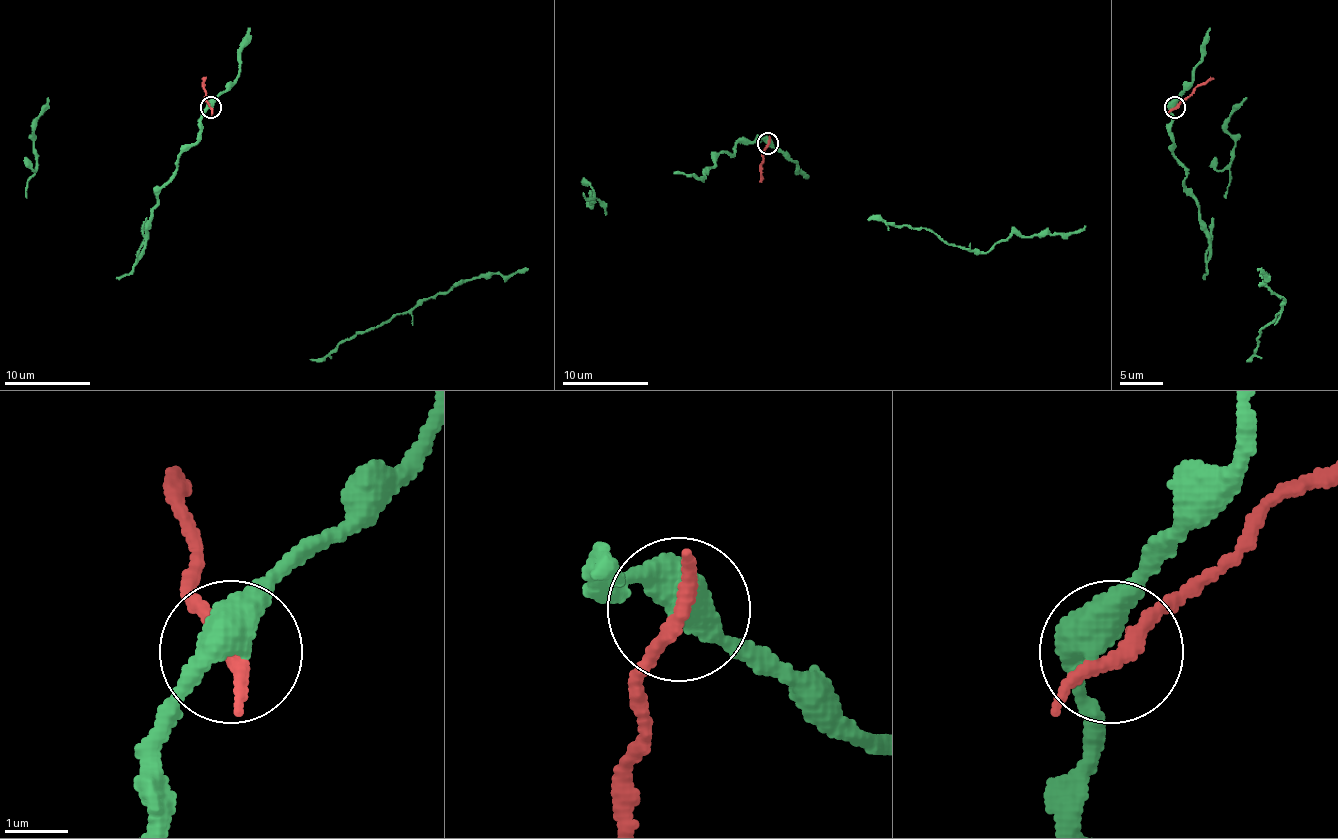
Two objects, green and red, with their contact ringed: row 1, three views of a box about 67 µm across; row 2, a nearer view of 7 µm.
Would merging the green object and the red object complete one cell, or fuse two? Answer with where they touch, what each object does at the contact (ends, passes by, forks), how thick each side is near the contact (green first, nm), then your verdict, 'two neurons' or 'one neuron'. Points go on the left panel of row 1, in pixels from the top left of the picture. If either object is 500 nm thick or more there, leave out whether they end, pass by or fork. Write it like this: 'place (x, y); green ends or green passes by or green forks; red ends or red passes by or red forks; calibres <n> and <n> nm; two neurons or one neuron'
place (210, 107); calibres 500 and 300 nm; two neurons

